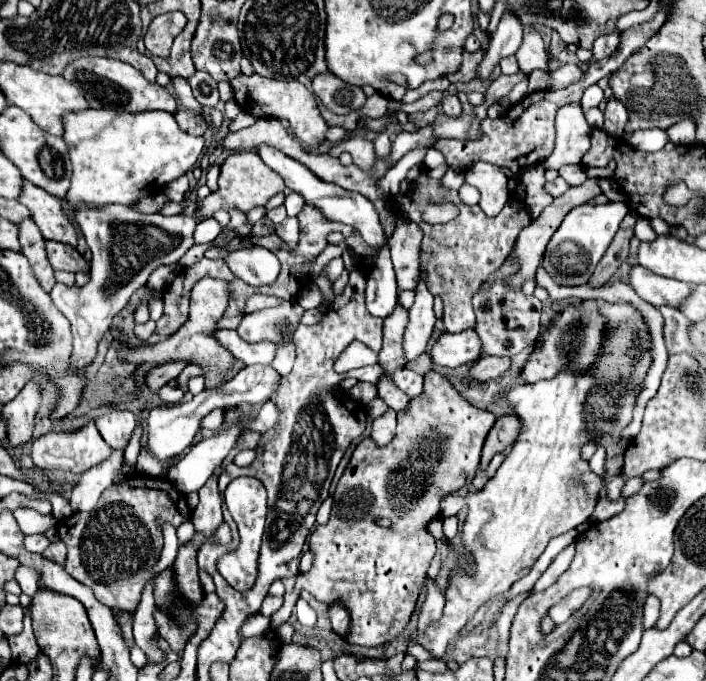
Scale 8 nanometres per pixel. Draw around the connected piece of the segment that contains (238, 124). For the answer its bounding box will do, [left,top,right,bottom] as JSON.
[229,111,257,132]

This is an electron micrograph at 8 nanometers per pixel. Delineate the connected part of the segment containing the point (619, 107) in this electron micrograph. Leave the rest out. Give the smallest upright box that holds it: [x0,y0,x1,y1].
[603,97,629,137]

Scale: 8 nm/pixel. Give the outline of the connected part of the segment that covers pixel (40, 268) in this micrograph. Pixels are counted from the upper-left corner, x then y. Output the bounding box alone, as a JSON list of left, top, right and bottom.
[19,219,55,291]

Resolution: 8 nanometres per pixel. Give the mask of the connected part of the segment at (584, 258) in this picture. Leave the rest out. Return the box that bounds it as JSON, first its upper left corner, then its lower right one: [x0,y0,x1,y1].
[543,203,629,285]

